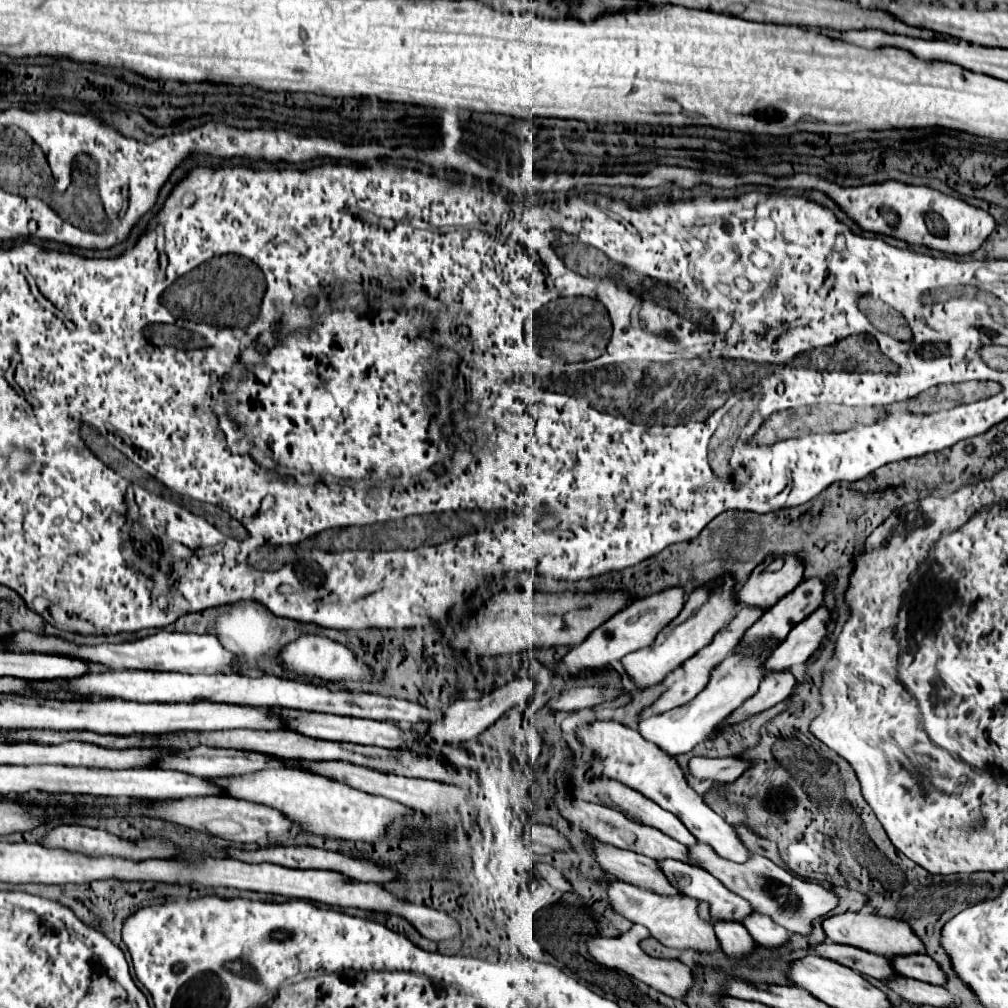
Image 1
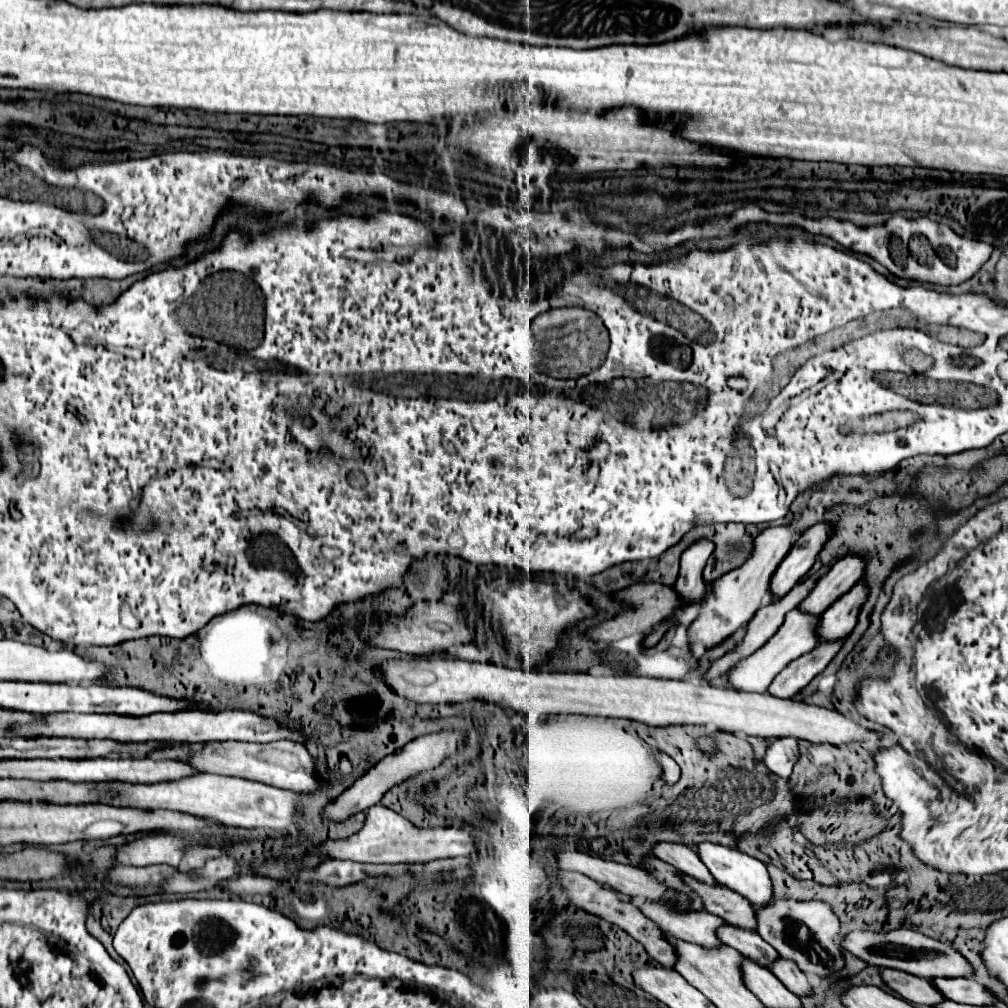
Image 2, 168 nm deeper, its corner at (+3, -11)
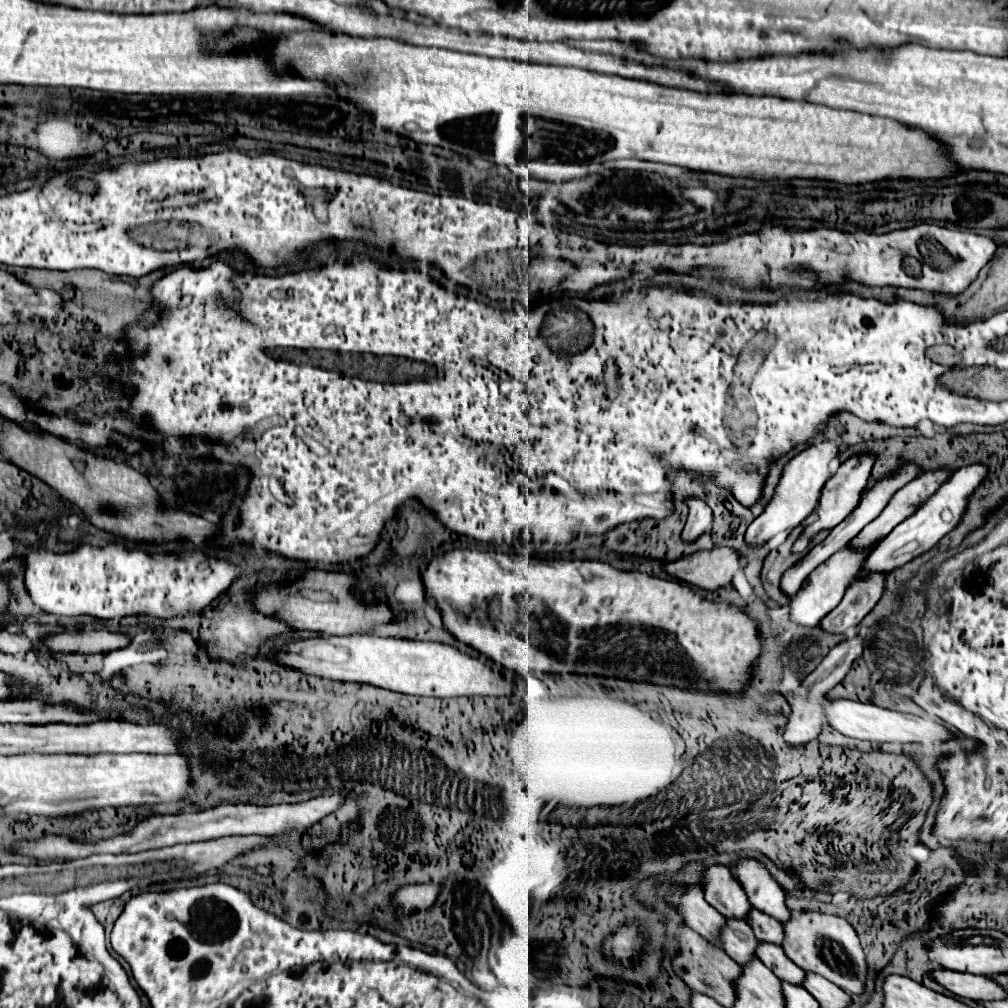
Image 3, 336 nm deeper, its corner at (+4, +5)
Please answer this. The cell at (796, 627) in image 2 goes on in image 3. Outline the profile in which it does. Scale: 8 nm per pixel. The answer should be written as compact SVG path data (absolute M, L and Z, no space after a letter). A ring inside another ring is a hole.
M847 548L835 552L829 560L825 560L823 564L819 564L809 578L803 582L801 590L791 598L791 622L799 624L799 626L807 626L807 628L815 628L833 608L839 606L839 602L843 600L843 594L847 590L847 586L853 582L853 576L857 576L859 566L865 562L867 552L849 552Z

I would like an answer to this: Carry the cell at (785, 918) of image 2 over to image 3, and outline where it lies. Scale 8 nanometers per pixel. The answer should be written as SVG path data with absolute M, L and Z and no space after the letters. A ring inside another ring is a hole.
M803 910L803 912L791 912L787 924L783 926L783 944L787 958L791 958L799 968L817 972L843 988L847 994L861 994L863 982L867 974L865 954L861 950L859 938L851 924L843 920L841 916L823 914L817 910Z

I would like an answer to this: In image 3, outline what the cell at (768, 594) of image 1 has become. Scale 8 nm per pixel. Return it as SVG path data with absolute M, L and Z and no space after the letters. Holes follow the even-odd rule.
M871 456L849 458L845 464L841 464L841 468L835 472L835 476L831 476L831 478L827 480L827 484L825 484L823 490L821 490L819 506L817 506L817 510L815 510L815 512L817 512L817 520L811 522L811 524L807 524L805 530L803 530L803 534L795 540L795 544L793 544L793 548L791 548L793 554L805 552L805 550L809 548L809 544L811 544L811 540L813 540L815 534L819 534L821 530L833 530L839 522L843 522L843 520L857 508L857 504L859 504L859 500L861 500L861 494L863 494L863 490L865 490L865 486L867 486L867 478L869 478L871 466L873 466L871 460L873 460Z

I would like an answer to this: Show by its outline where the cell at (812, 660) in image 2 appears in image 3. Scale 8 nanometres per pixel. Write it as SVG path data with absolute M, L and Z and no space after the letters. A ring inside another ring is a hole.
M871 574L867 580L853 582L841 604L831 610L821 620L821 630L829 634L845 634L849 628L855 628L877 604L883 594L883 574Z

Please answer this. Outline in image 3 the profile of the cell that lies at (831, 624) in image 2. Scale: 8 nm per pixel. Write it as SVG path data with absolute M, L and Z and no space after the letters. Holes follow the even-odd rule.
M973 464L973 466L961 468L959 472L953 472L949 476L949 480L943 482L943 486L927 502L923 502L909 518L905 518L901 524L897 524L893 528L893 532L889 536L885 536L869 552L869 556L865 558L865 564L861 566L857 578L863 580L863 578L867 578L869 574L875 574L875 572L891 572L891 570L907 564L915 556L919 556L919 554L927 552L929 548L933 548L947 532L951 532L957 526L957 522L961 520L961 514L965 512L969 494L979 486L985 472L987 472L987 468L983 468L981 464Z

